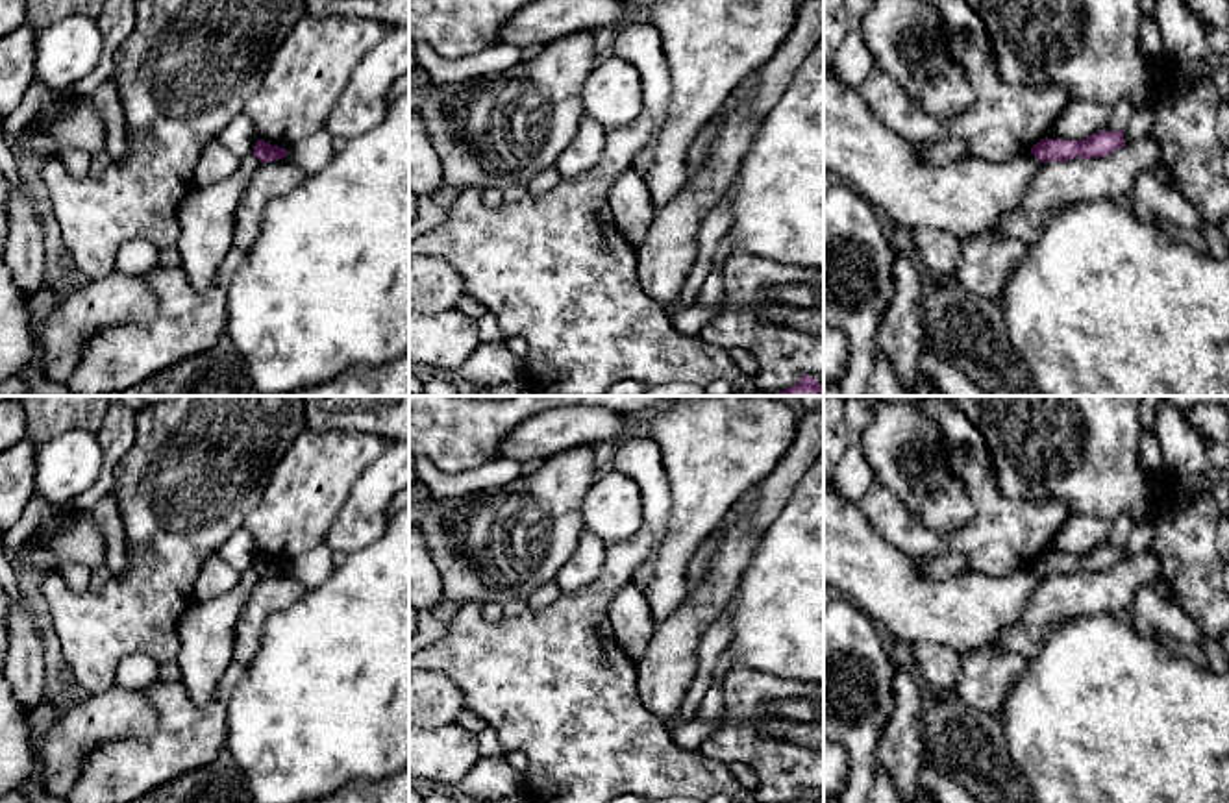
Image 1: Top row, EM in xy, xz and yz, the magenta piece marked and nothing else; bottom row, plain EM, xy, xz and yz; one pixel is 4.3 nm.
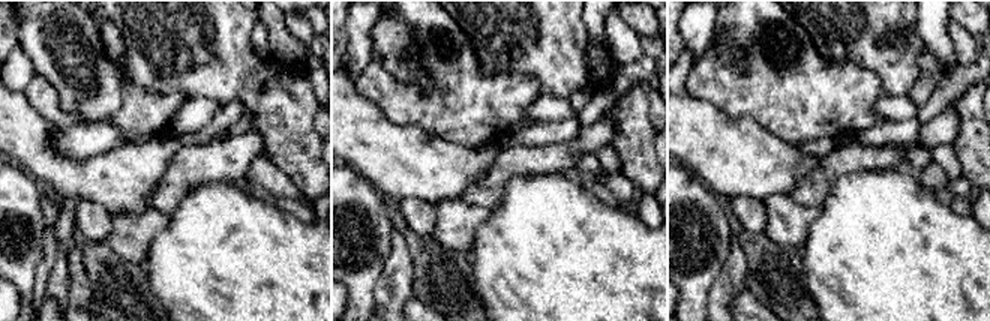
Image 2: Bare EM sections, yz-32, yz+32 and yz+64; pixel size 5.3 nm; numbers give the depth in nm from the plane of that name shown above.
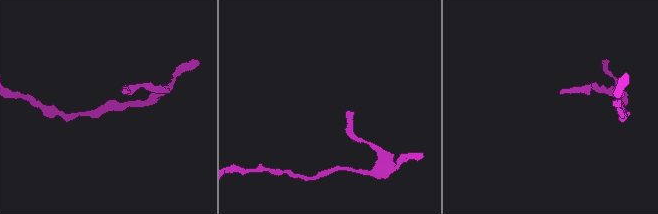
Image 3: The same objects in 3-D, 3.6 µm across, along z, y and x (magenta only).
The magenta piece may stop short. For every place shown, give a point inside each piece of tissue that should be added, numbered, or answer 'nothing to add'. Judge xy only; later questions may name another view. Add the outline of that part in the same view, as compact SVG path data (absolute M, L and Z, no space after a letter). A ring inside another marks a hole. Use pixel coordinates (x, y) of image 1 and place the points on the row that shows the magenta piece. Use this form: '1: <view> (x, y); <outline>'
nothing to add

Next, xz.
nothing to add

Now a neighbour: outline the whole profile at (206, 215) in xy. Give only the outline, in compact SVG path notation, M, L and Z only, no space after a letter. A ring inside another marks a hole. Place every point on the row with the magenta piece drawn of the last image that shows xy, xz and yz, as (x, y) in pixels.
M248 154L233 176L207 187L192 187L180 205L180 268L189 285L204 292L215 279L226 253L235 248L235 211L261 161Z

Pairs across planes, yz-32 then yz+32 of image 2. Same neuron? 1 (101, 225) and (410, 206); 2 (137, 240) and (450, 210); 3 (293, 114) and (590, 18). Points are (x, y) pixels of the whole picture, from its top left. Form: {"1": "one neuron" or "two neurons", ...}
{"1": "one neuron", "2": "one neuron", "3": "two neurons"}

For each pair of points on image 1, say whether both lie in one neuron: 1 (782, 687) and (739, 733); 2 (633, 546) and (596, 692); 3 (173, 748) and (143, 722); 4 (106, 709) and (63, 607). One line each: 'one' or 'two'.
1: one
2: one
3: two
4: two

